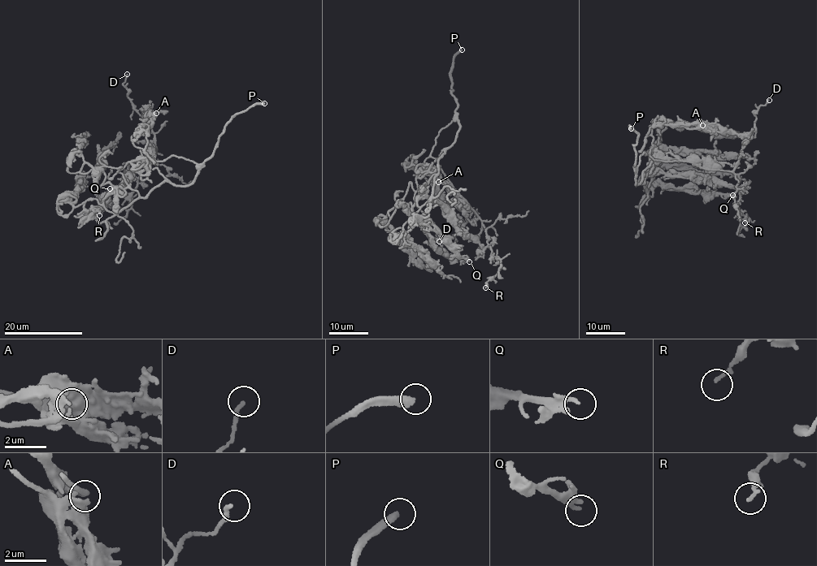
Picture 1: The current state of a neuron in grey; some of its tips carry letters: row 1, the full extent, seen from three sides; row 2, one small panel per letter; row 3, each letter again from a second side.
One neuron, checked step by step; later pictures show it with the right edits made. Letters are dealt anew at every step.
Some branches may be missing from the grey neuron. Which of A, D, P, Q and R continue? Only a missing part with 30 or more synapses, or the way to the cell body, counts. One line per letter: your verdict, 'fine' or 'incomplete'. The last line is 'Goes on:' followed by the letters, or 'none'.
A: fine
D: fine
P: incomplete
Q: incomplete
R: fine
Goes on: P, Q

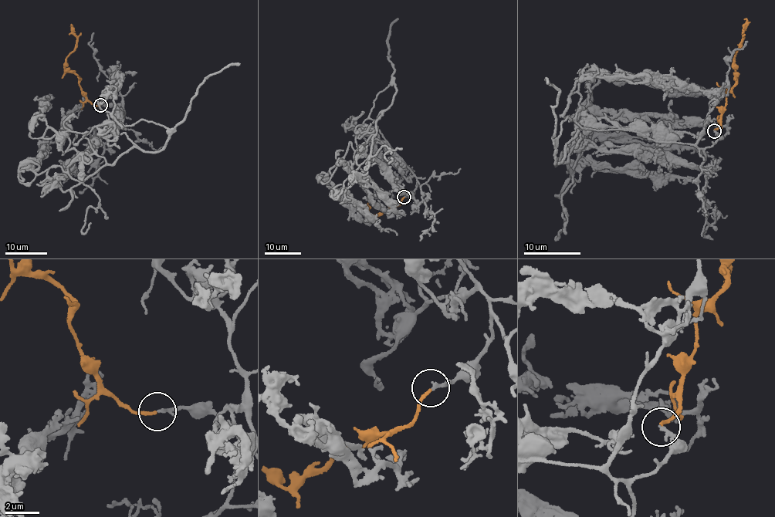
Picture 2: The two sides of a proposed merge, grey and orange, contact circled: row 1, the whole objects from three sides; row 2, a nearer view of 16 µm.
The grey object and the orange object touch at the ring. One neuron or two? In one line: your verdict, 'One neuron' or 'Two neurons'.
One neuron

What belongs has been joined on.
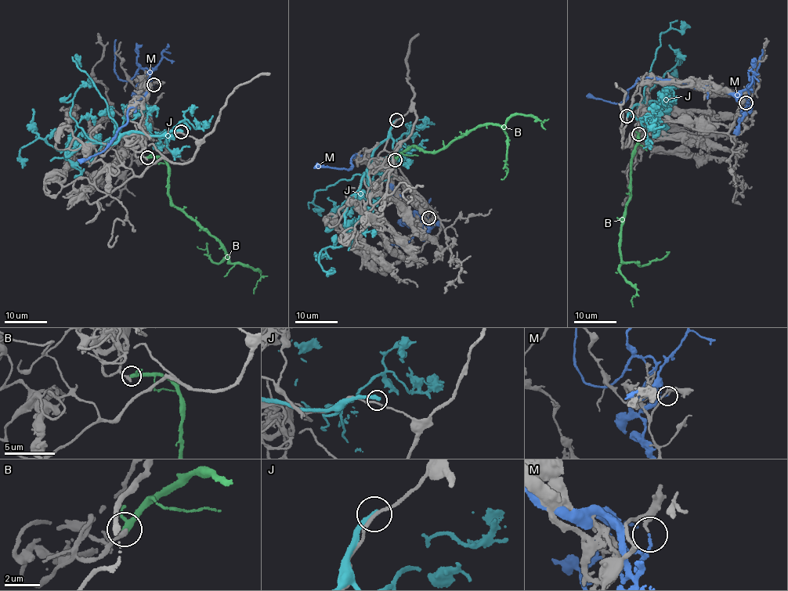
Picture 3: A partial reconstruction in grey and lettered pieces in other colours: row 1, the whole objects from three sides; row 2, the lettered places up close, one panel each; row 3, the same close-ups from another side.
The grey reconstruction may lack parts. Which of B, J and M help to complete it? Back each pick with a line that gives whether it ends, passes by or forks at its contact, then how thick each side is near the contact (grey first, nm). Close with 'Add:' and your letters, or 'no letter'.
Add: no letter

